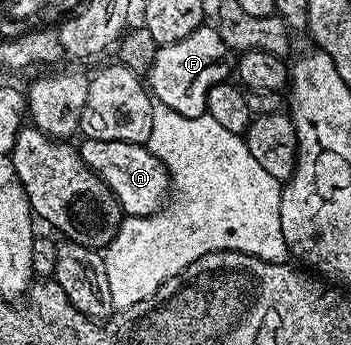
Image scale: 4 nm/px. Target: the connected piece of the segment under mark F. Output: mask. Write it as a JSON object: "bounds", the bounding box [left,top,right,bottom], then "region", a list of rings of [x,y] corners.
{"bounds":[147,23,231,116],"region":[[[204,23],[198,29],[191,31],[185,39],[158,48],[157,54],[153,56],[153,62],[149,64],[147,88],[156,104],[165,104],[171,111],[178,112],[179,115],[203,116],[206,114],[207,91],[211,91],[211,87],[215,87],[220,81],[226,80],[230,73],[231,50],[223,43],[223,39],[212,24]]]}

